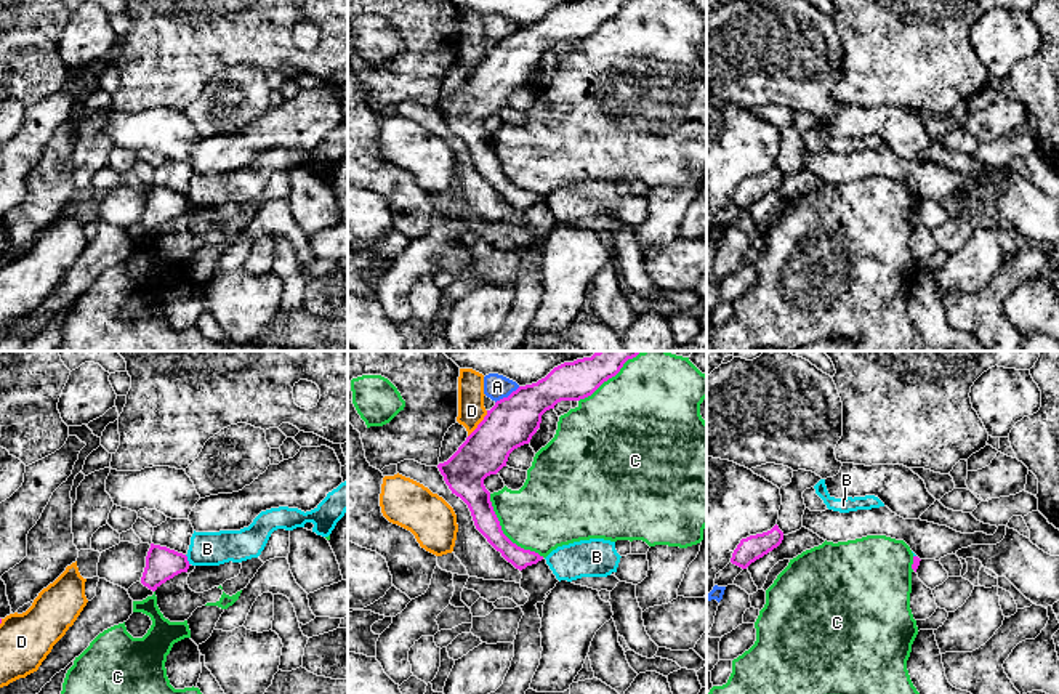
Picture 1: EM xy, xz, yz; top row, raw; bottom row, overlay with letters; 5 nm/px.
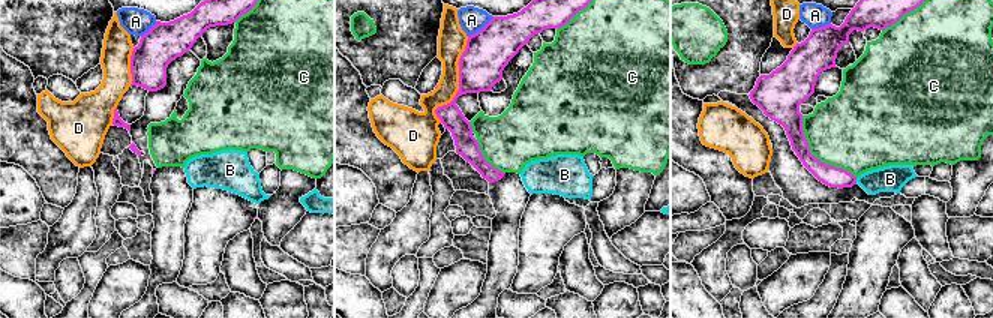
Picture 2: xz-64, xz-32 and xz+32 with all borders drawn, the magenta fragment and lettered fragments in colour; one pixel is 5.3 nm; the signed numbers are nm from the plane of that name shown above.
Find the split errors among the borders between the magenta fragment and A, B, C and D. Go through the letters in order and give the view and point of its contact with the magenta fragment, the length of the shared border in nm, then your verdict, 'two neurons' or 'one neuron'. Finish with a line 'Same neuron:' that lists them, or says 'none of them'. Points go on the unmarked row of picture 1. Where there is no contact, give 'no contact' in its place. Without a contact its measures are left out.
A: contact xz (508, 37); length 150 nm; two neurons
B: contact xy (186, 201); length 60 nm; two neurons
C: contact xz (503, 175); length 420 nm; two neurons
D: contact xz (479, 64); length 170 nm; two neurons
Same neuron: none of them

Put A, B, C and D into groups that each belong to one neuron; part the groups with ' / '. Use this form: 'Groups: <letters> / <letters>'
Groups: A / B / C / D

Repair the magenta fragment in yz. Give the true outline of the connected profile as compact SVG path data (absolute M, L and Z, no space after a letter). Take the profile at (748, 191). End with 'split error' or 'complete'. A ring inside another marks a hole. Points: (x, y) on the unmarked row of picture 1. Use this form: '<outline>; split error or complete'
M775 165L771 171L742 180L732 194L731 204L747 210L751 204L763 199L783 181L783 173Z; complete

